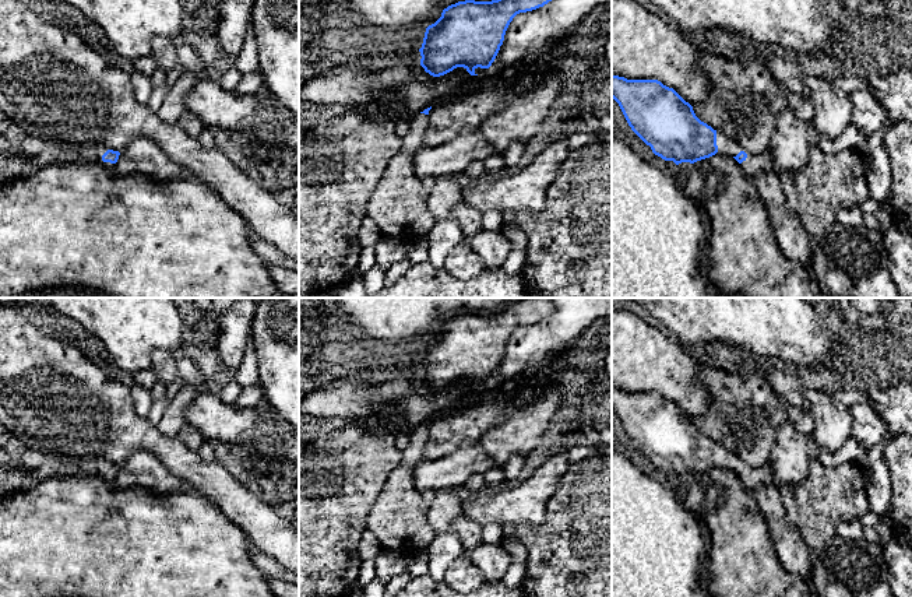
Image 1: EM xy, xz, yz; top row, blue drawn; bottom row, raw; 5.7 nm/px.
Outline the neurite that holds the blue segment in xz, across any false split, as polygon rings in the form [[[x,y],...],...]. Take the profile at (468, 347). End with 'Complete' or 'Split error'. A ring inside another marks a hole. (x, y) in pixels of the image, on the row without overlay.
[[[517,298],[503,310],[492,315],[465,313],[448,319],[441,330],[426,341],[420,365],[420,379],[433,390],[444,389],[457,380],[464,380],[471,389],[475,383],[489,382],[503,358],[506,344],[513,331],[543,320],[554,312],[549,298]]]. Complete

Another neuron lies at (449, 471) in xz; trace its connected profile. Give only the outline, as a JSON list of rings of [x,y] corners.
[[[468,445],[436,460],[420,460],[412,471],[412,487],[418,492],[437,492],[462,487],[472,474],[483,475],[501,466],[479,445]]]

